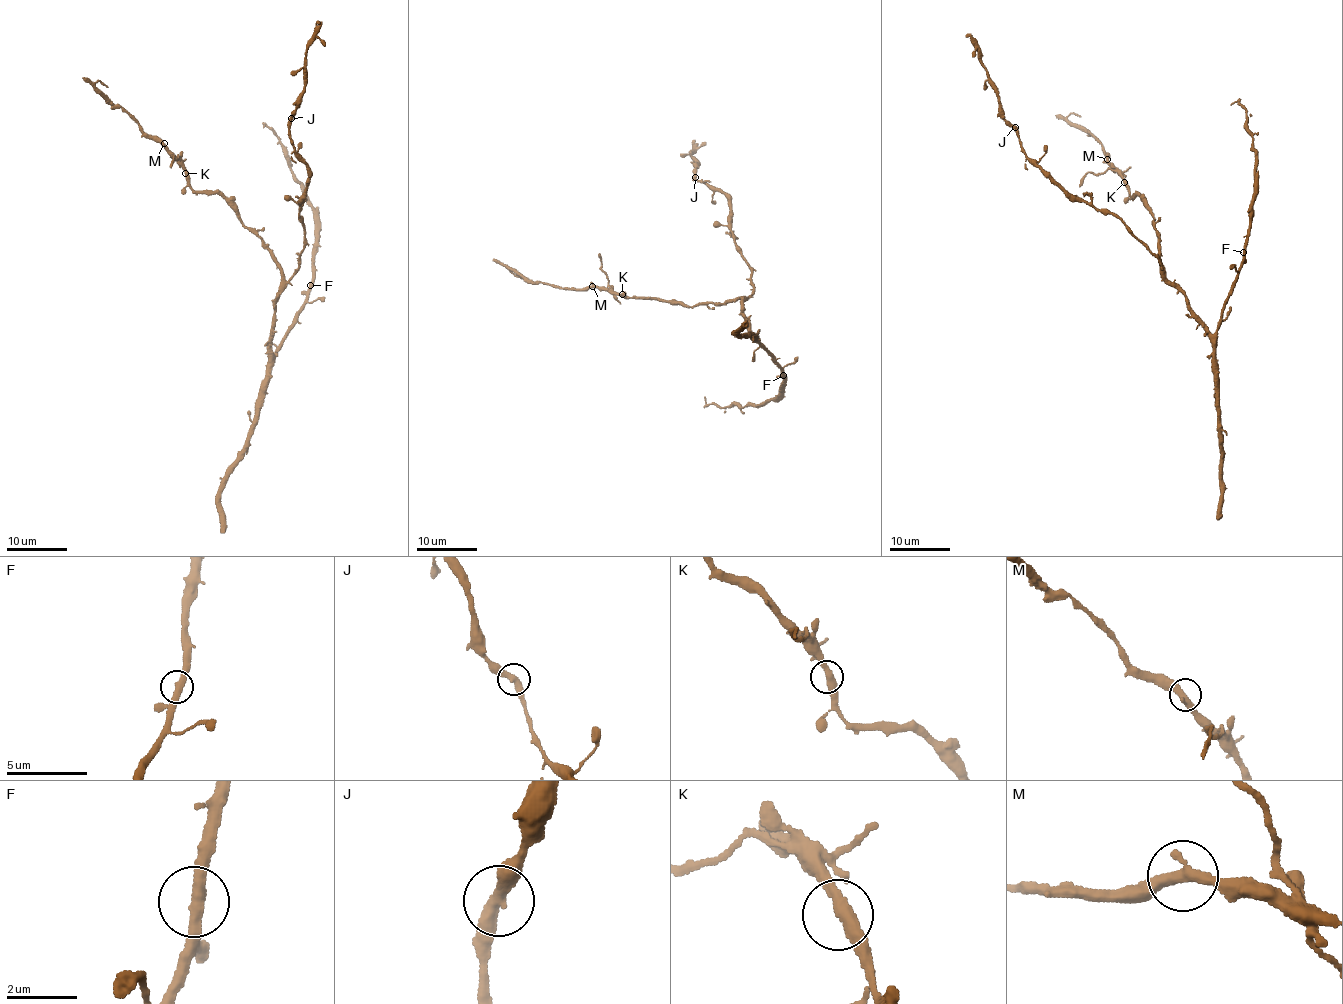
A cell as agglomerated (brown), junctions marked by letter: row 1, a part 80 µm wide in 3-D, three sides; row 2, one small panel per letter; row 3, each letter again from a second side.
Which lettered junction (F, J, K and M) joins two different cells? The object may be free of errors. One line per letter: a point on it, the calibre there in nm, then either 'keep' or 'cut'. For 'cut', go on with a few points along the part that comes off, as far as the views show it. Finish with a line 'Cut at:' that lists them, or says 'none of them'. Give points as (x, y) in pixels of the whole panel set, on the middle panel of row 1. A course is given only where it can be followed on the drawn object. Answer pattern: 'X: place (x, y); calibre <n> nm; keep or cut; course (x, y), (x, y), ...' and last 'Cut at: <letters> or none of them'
F: place (783, 375); calibre 380 nm; keep
J: place (695, 177); calibre 380 nm; keep
K: place (622, 294); calibre 380 nm; keep
M: place (592, 286); calibre 380 nm; keep
Cut at: none of them

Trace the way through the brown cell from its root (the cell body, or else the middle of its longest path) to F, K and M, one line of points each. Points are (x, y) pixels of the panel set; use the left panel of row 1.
F: (277, 296), (269, 349), (273, 354), (303, 303), (310, 285)
K: (277, 296), (281, 289), (282, 268), (273, 252), (243, 223), (221, 195), (196, 193), (185, 173)
M: (277, 296), (282, 268), (273, 252), (221, 195), (196, 193), (189, 175), (164, 143)

